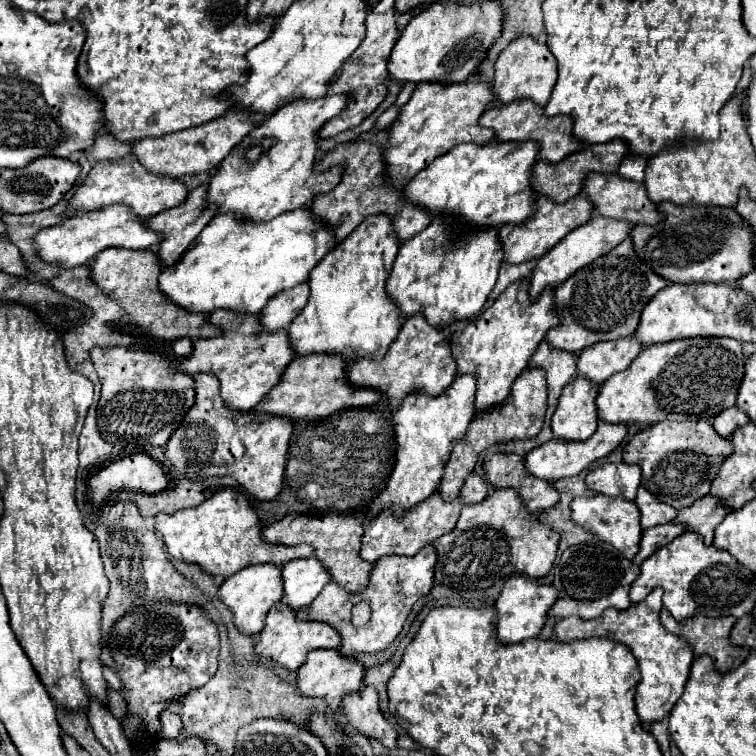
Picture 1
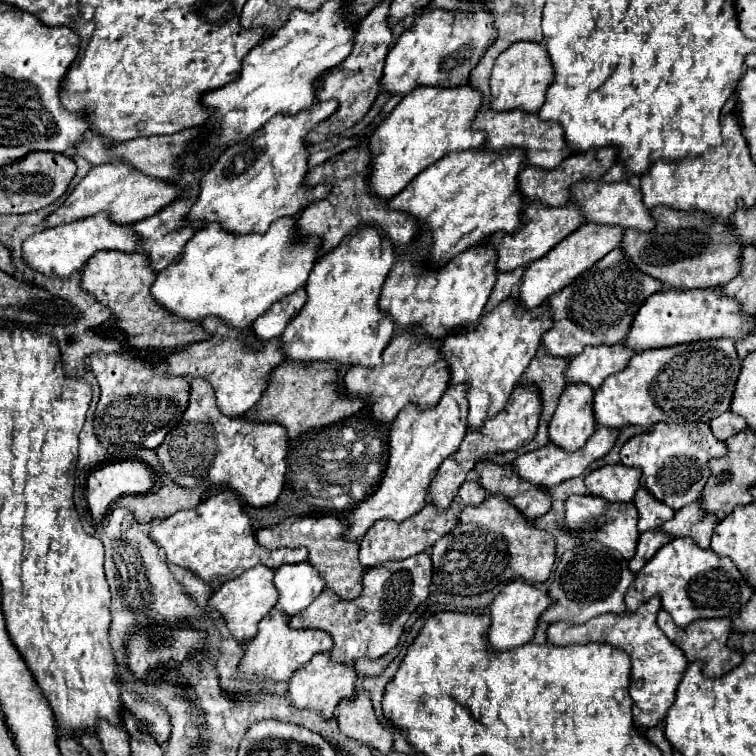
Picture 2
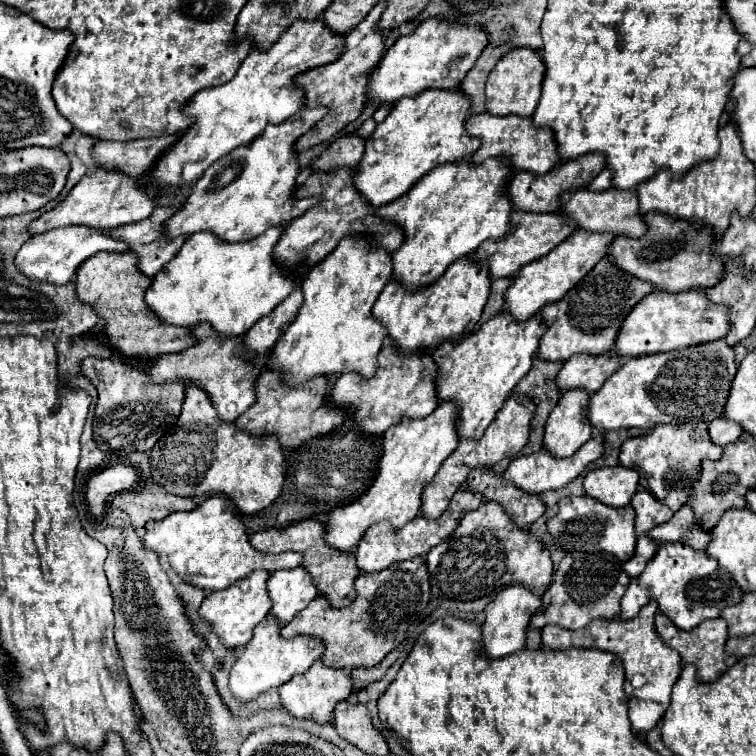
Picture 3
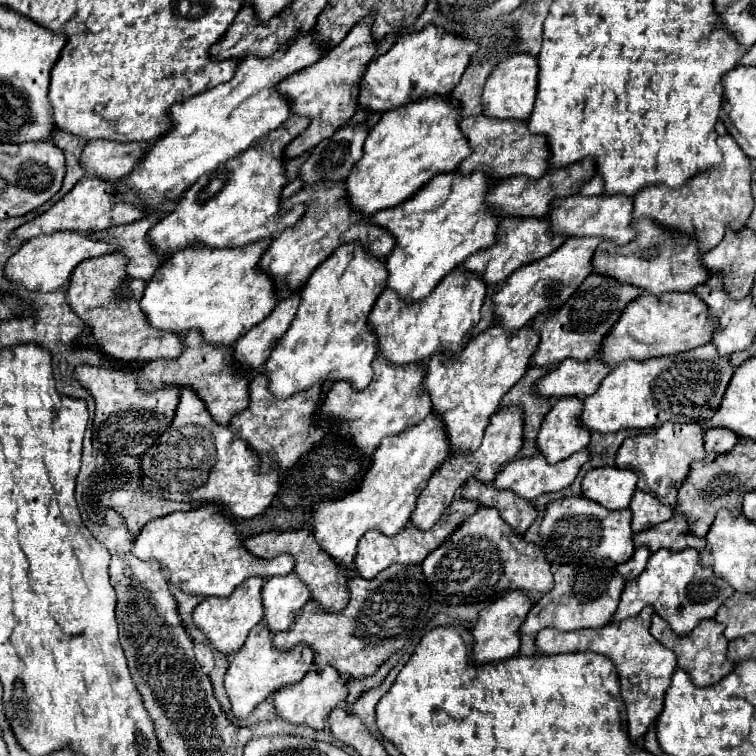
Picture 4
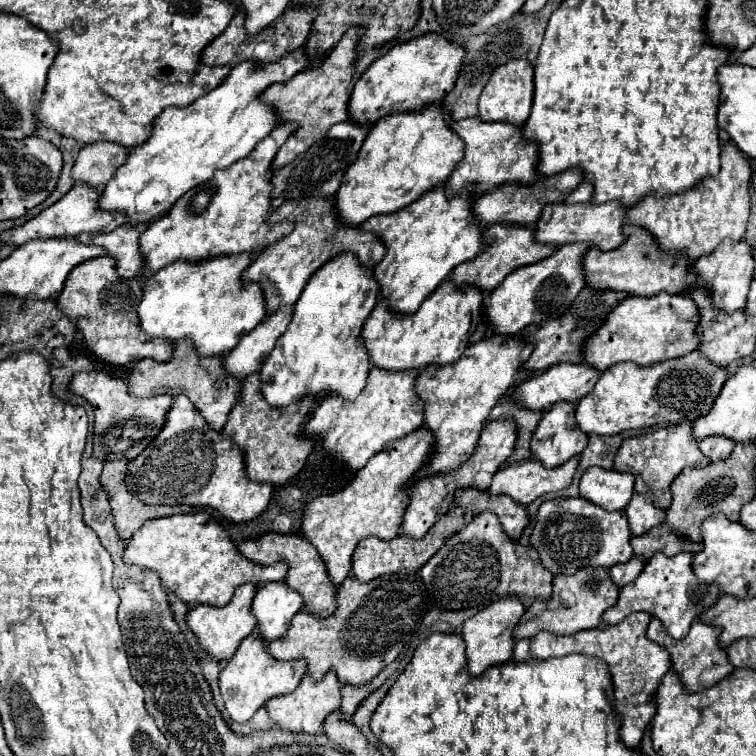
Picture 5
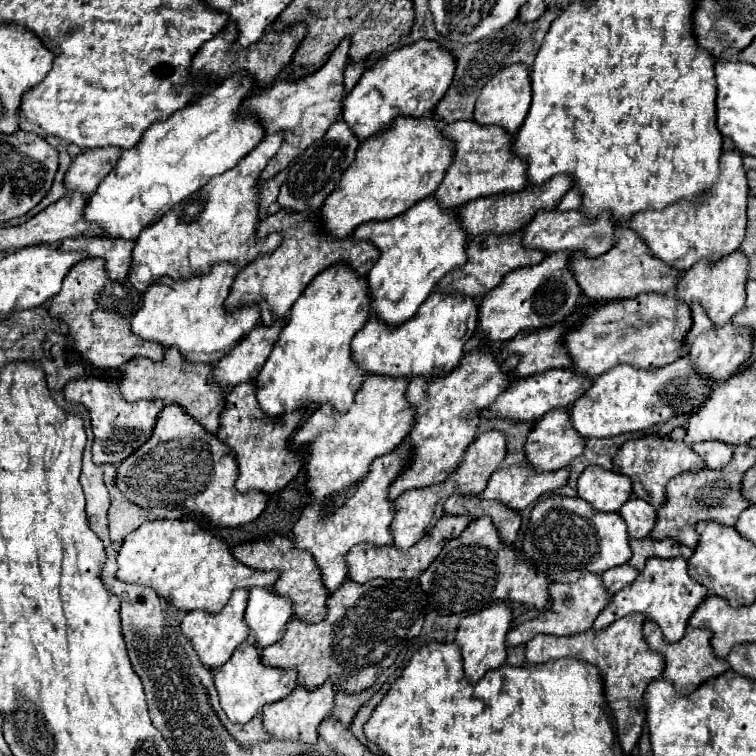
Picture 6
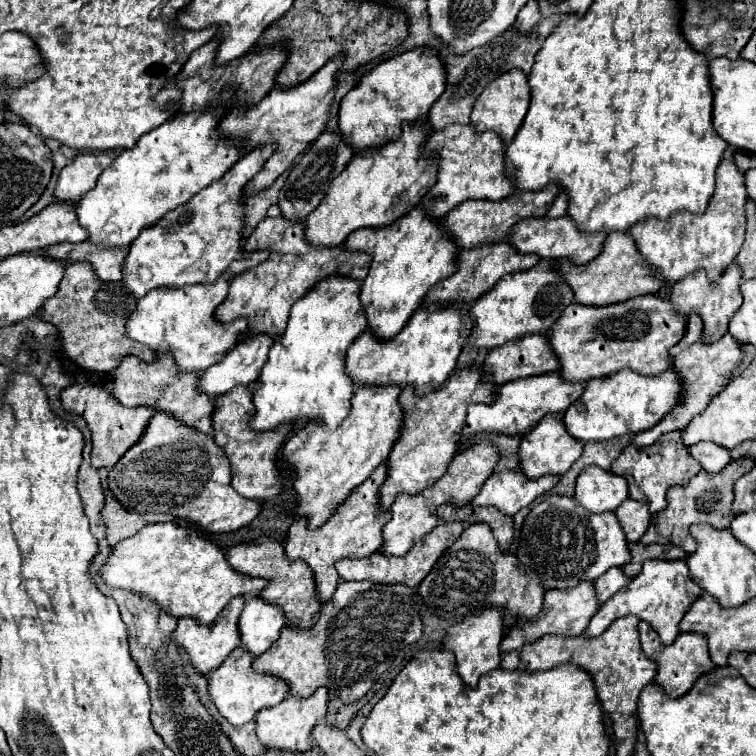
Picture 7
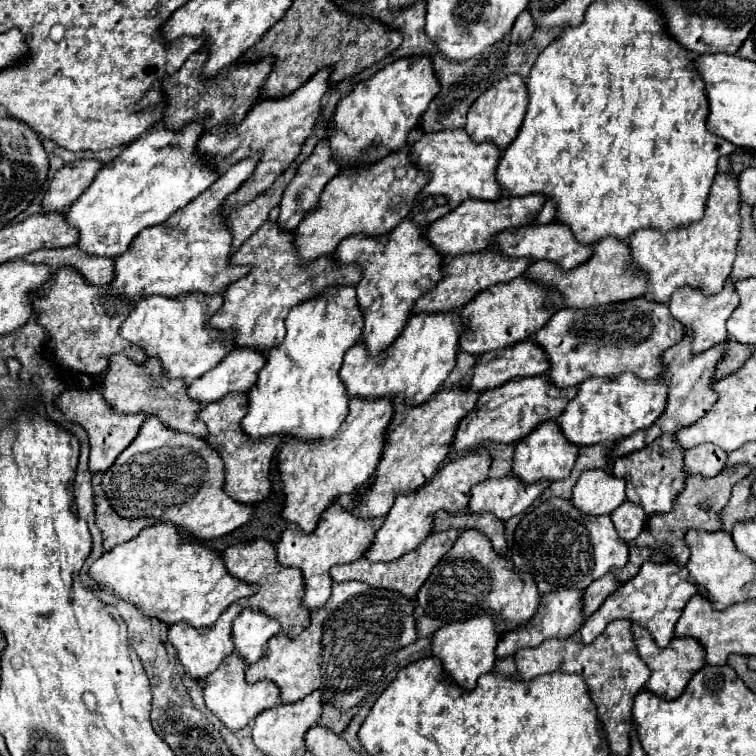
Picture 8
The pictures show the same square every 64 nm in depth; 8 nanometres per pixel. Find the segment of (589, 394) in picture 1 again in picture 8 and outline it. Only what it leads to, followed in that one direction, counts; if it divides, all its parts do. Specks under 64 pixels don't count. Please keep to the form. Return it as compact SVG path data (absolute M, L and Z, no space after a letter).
M548 420L548 422L542 422L540 428L532 432L532 436L526 436L524 440L520 440L520 444L516 444L512 474L524 484L536 484L540 480L548 480L548 482L564 480L570 476L576 456L578 456L578 448L572 448L572 444L568 444L568 440L560 436L560 428L556 428L554 420Z

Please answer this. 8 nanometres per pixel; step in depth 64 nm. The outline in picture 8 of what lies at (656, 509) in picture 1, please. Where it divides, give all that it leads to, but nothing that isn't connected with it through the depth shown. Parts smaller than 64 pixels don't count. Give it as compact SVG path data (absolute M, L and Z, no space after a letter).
M624 502L620 508L616 508L612 514L610 514L612 522L614 522L614 528L618 532L618 536L624 540L624 542L630 542L634 540L646 526L646 512L632 504L632 502Z

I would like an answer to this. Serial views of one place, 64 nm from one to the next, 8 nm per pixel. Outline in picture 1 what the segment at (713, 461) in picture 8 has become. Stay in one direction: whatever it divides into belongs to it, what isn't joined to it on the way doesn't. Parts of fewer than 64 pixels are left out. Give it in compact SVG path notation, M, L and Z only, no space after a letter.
M728 408L728 412L720 412L720 416L714 418L714 430L720 436L732 436L732 432L740 426L746 426L750 420L744 412L738 412L738 408Z

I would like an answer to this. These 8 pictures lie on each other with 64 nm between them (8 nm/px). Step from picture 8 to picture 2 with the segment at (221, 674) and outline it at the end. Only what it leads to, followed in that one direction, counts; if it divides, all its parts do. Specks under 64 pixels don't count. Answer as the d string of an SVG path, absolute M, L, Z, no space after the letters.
M278 608L268 612L268 616L258 624L258 634L246 644L244 658L238 664L238 676L244 682L282 682L288 680L298 668L306 666L314 654L328 652L332 648L332 638L326 632L316 630L290 630L288 618L282 616Z

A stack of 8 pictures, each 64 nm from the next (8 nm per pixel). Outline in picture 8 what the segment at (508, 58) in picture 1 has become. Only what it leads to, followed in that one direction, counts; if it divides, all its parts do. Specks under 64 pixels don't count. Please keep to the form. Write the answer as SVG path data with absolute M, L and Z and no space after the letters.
M516 74L506 76L500 84L494 84L492 88L488 88L488 92L480 94L478 100L472 104L472 108L468 110L466 132L476 144L492 142L496 148L504 150L516 138L526 114L526 106L528 106L528 92L524 80Z

